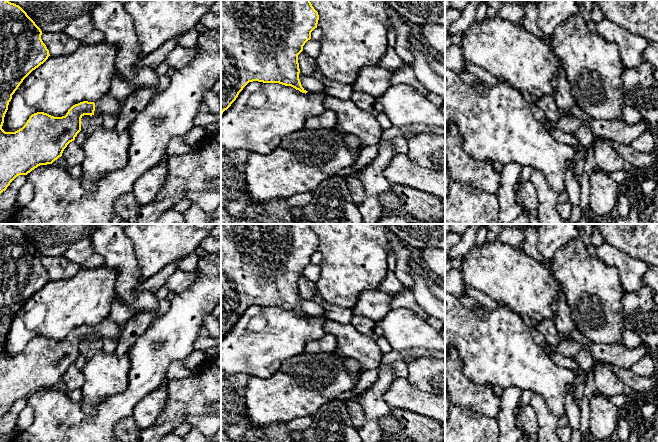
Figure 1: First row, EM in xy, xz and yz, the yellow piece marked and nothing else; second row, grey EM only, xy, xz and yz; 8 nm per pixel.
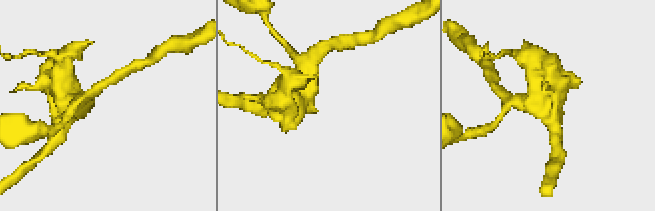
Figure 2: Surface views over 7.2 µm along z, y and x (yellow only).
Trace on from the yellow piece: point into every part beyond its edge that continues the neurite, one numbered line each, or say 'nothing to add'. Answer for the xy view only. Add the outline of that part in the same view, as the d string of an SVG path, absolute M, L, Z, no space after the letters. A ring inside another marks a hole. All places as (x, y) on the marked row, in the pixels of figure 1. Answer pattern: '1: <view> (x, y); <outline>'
1: xy (107, 104); M108 93L95 102L94 116L100 116L102 113L118 116L121 109L118 100Z

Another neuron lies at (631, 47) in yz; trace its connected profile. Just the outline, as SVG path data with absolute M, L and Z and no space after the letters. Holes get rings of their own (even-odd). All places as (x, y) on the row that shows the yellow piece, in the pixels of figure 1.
M607 17L596 23L597 35L619 48L621 63L624 68L634 68L645 62L644 51L648 41L628 32Z

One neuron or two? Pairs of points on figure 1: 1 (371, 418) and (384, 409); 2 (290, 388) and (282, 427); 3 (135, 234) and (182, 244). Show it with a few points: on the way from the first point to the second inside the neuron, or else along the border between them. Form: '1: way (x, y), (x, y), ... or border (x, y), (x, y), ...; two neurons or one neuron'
1: way (374, 415), (381, 409); one neuron
2: border (287, 421), (277, 421), (273, 424), (260, 426); two neurons
3: way (147, 234), (170, 234); one neuron

